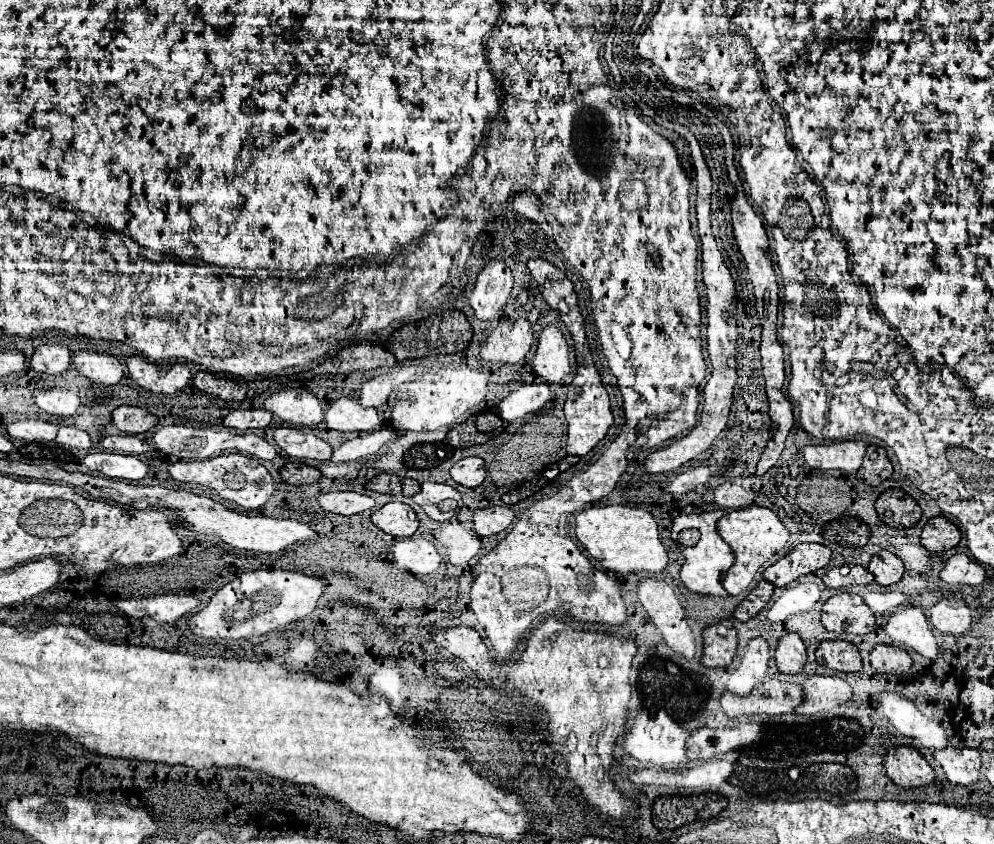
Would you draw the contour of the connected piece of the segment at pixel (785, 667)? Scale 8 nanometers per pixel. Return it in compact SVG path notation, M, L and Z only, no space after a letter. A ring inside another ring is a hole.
M788 633L778 639L774 661L780 673L798 673L806 663L806 647L798 633Z

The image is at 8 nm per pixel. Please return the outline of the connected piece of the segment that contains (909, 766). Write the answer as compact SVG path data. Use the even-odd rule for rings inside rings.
M896 745L884 755L886 775L900 787L922 787L934 781L934 769L910 745Z

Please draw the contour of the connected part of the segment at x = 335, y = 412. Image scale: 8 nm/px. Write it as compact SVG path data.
M342 397L324 415L326 427L336 431L374 431L380 427L376 409L362 407L356 399Z

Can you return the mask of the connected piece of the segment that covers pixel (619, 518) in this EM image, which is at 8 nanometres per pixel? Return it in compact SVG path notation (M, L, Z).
M588 507L576 515L576 537L584 549L602 563L602 567L616 575L646 571L660 573L668 563L668 551L658 535L658 525L650 511L640 507Z

